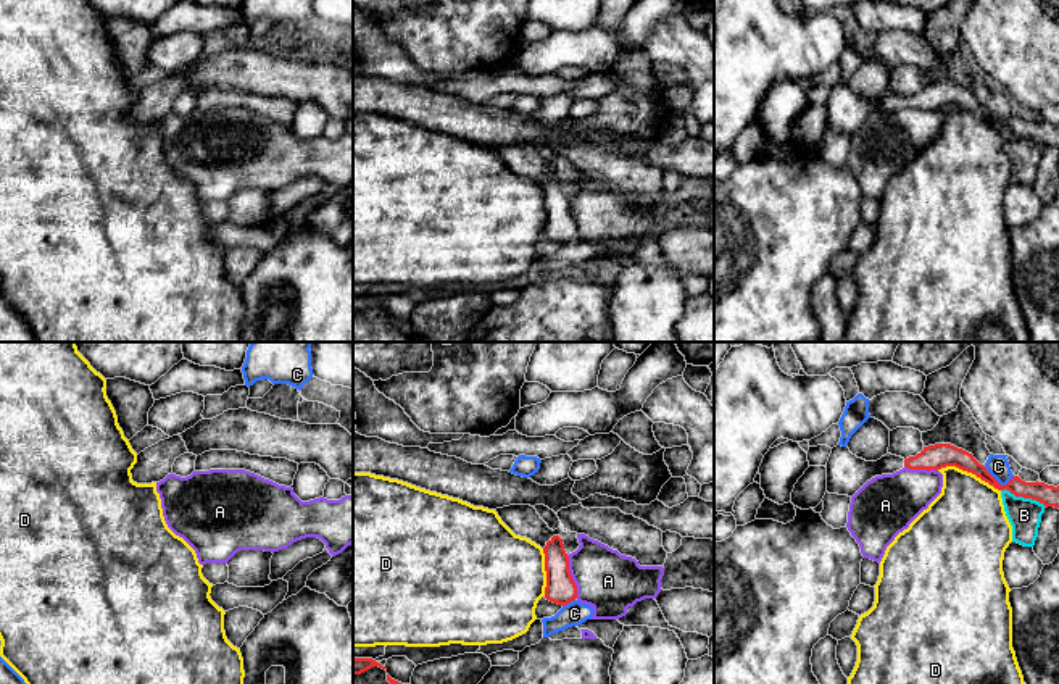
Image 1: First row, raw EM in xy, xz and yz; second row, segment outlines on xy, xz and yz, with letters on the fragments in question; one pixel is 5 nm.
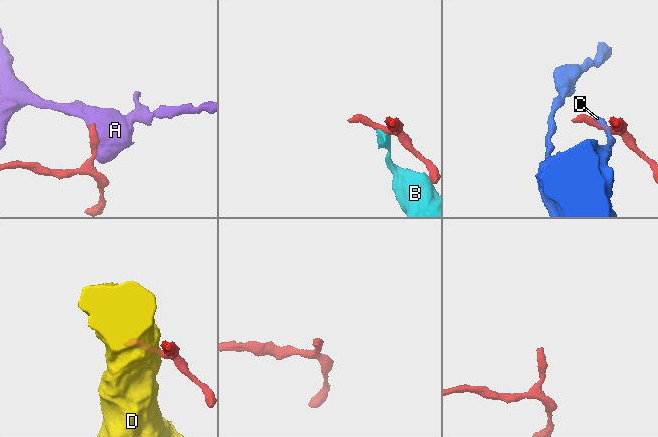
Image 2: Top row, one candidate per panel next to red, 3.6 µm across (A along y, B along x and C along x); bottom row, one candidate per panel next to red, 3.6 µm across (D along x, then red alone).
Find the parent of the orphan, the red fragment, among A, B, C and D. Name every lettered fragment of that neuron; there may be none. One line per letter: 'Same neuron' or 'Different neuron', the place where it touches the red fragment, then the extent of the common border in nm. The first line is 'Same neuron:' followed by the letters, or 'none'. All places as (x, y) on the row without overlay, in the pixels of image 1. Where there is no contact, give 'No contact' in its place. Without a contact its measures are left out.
Same neuron: none
A: Different neuron. Touches red at xz (571, 215). Shared border 220 nm
B: Different neuron. Touches red at yz (1024, 136). Shared border 240 nm
C: Different neuron. Touches red at yz (998, 121). Shared border 170 nm
D: Different neuron. Touches red at yz (969, 110). Shared border 340 nm

